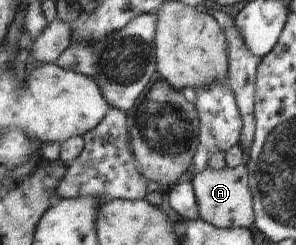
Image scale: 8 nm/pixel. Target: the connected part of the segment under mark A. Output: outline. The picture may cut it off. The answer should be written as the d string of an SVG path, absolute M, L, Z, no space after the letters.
M246 165L221 169L206 167L204 170L189 176L198 203L201 219L215 227L231 229L255 226L253 196L249 187L249 174Z

